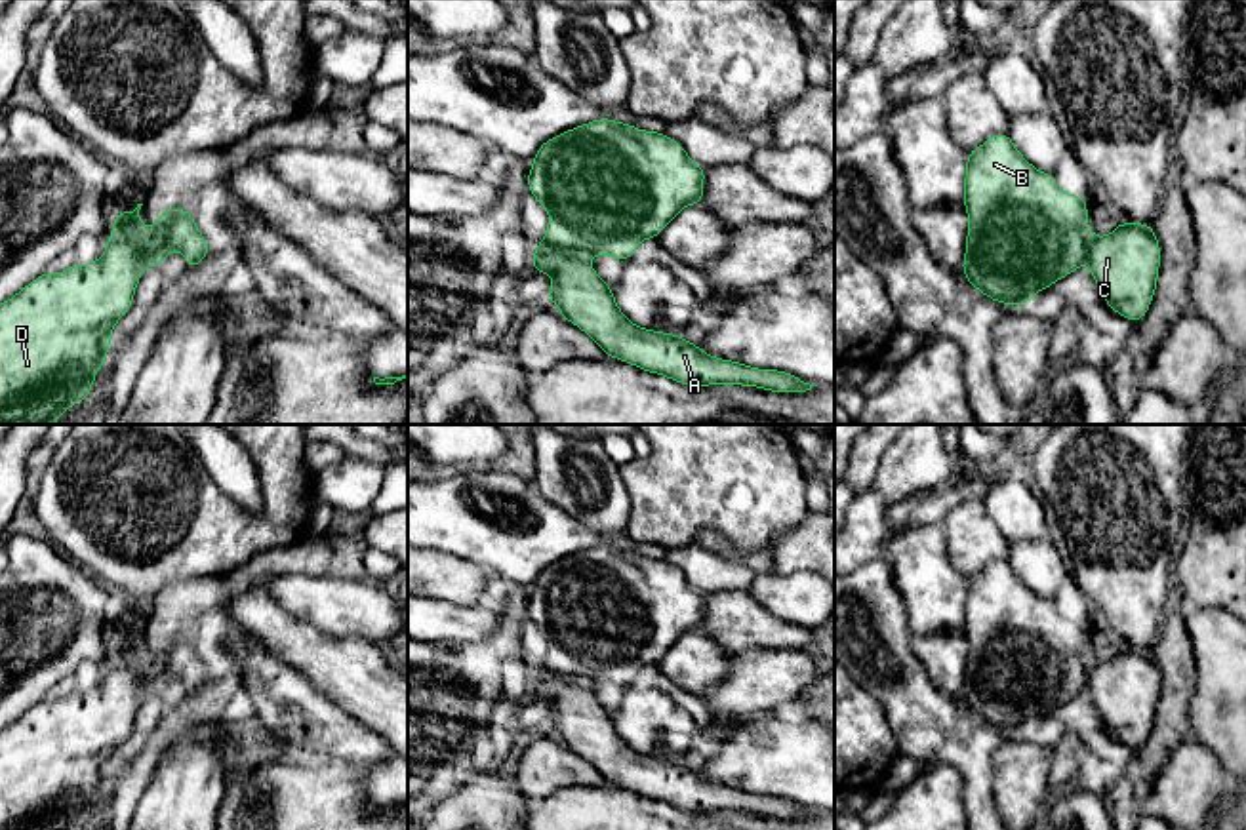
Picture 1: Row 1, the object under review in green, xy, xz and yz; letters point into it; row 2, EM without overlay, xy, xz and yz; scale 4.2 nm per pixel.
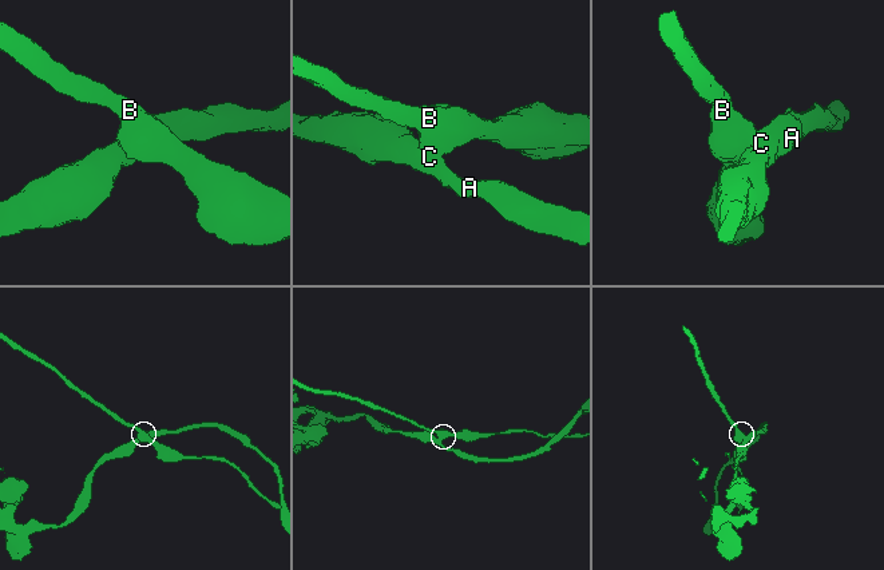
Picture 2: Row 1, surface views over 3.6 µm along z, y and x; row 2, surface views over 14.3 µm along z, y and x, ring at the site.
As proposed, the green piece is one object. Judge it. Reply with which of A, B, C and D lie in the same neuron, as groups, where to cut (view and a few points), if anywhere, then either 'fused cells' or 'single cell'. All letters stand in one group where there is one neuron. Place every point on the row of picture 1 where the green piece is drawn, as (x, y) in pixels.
A C D / B; cut in xy along (113, 231), (138, 237), (145, 244), (149, 265); fused cells

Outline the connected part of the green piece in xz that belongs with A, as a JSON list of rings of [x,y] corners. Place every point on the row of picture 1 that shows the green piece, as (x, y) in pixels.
[[[537,244],[532,270],[553,278],[547,299],[610,358],[688,386],[743,385],[770,392],[814,386],[787,371],[711,356],[674,333],[638,327],[619,310],[612,287],[583,255]]]

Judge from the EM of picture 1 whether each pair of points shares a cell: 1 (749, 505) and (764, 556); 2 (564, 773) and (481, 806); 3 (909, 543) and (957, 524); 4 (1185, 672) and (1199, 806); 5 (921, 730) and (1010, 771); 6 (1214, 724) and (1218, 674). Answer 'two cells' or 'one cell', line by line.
1: two cells
2: one cell
3: two cells
4: two cells
5: two cells
6: one cell

